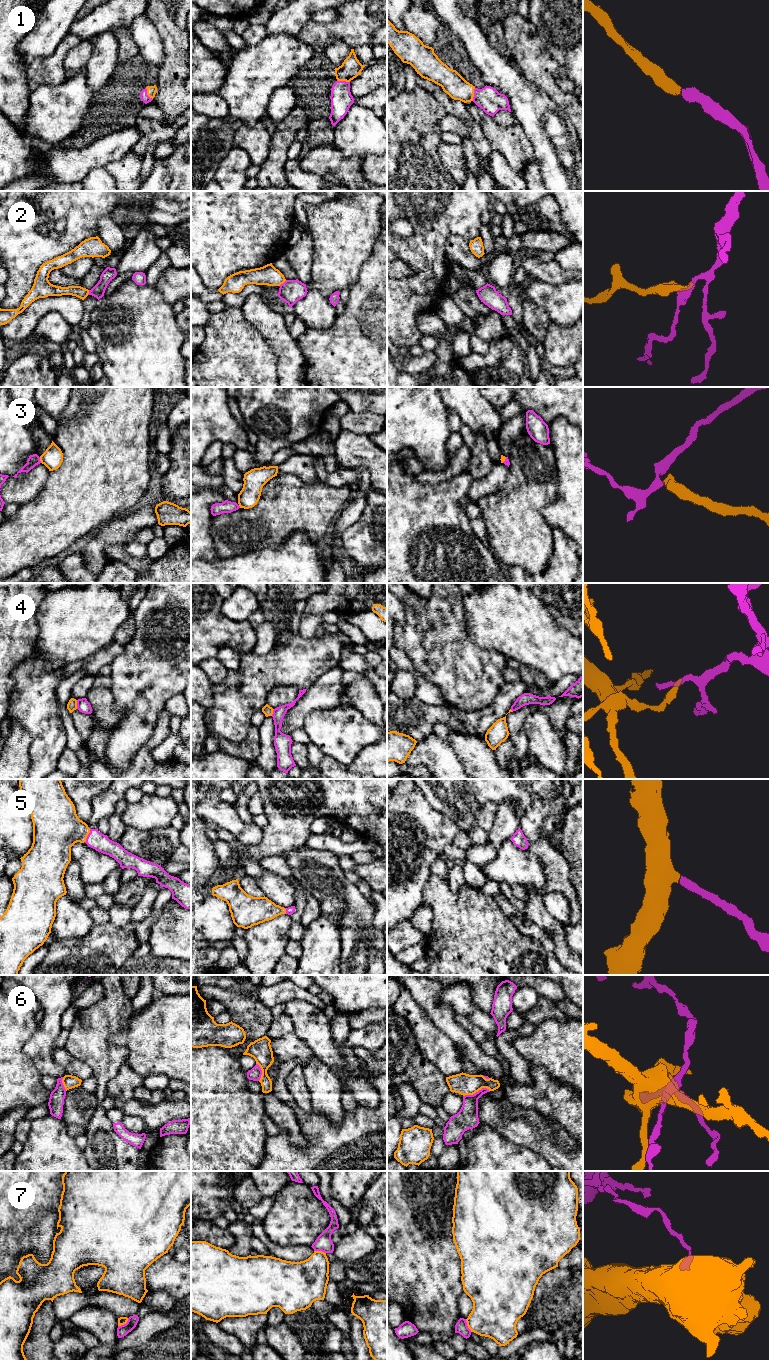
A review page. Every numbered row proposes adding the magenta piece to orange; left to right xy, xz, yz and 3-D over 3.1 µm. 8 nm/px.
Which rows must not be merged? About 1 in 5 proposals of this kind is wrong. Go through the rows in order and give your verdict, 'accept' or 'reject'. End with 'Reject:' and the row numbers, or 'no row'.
1: accept
2: reject
3: reject
4: reject
5: accept
6: reject
7: reject
Reject: 2, 3, 4, 6, 7

